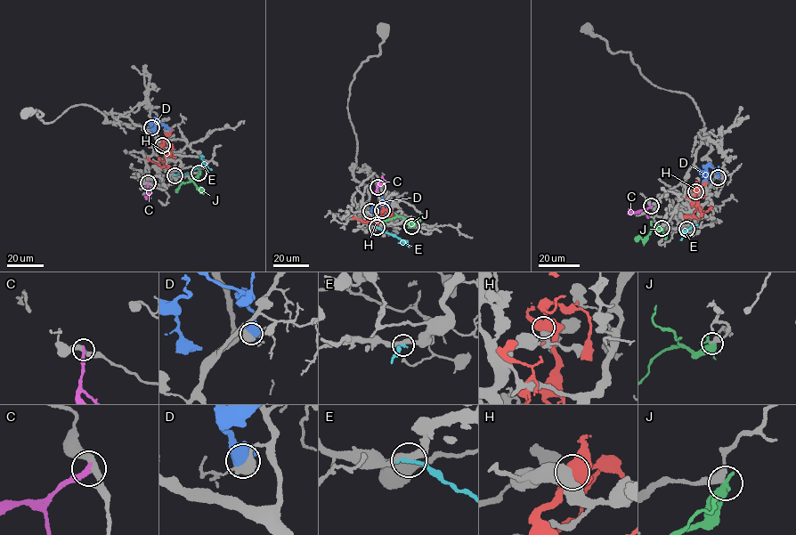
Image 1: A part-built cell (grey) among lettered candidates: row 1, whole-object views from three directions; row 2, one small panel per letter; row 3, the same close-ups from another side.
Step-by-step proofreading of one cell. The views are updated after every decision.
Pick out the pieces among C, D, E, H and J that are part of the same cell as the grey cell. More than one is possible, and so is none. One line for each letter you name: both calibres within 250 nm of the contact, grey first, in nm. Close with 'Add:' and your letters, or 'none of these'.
D: 550 nm thick on the grey side, 1000 nm on the other
Add: D

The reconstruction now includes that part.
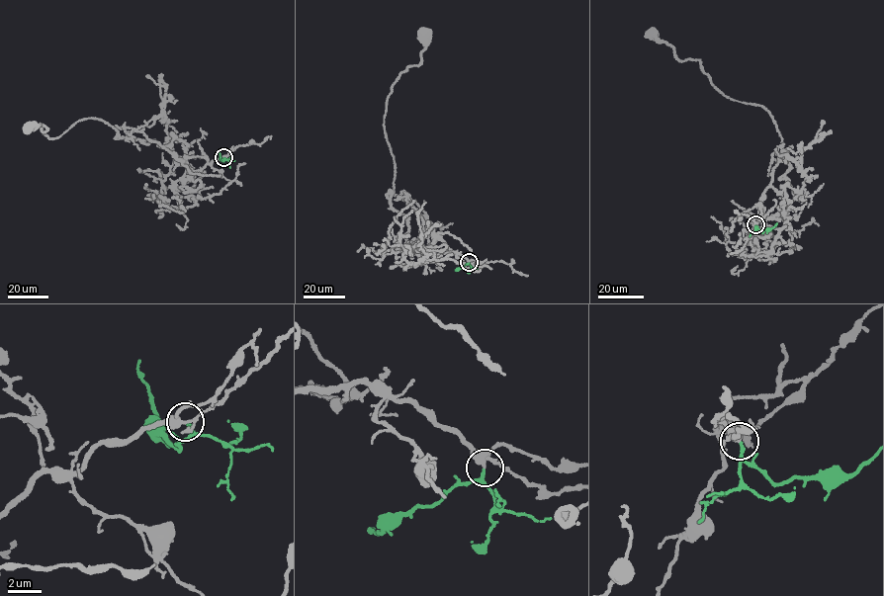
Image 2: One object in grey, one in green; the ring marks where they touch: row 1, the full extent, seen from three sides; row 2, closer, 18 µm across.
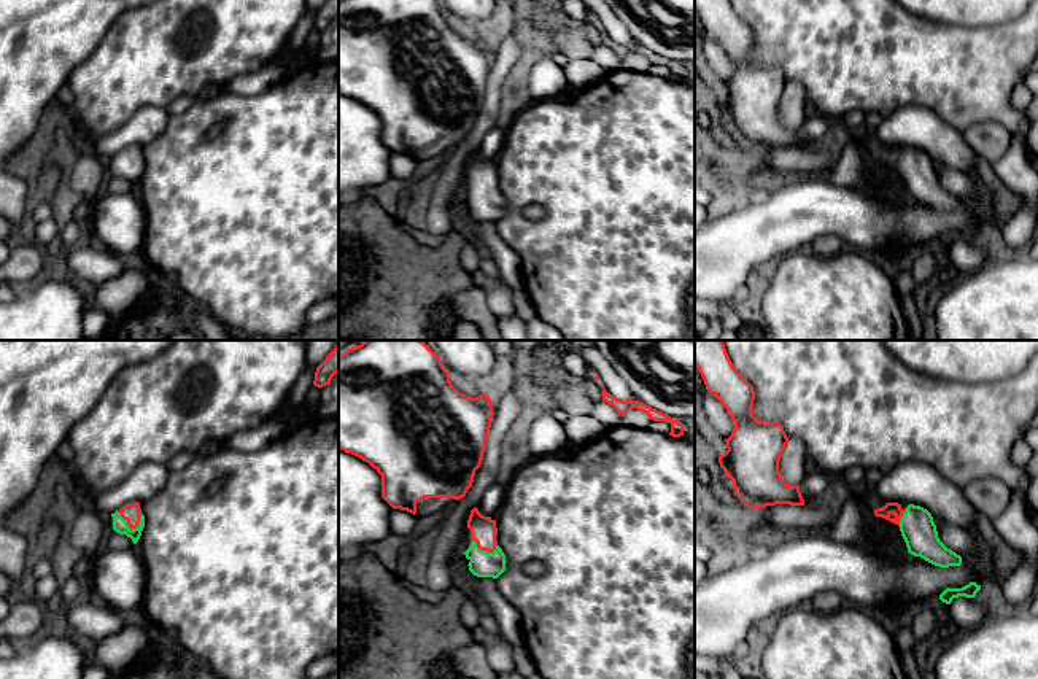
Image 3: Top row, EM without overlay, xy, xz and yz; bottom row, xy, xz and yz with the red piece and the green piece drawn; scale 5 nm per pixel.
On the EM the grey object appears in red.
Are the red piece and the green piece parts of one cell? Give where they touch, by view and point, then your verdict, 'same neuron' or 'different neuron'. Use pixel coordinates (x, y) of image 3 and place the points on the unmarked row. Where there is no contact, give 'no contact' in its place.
contact xy (127, 167); same neuron

